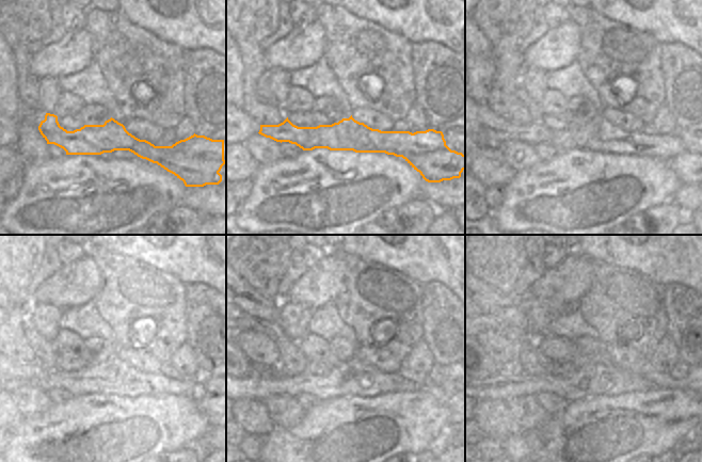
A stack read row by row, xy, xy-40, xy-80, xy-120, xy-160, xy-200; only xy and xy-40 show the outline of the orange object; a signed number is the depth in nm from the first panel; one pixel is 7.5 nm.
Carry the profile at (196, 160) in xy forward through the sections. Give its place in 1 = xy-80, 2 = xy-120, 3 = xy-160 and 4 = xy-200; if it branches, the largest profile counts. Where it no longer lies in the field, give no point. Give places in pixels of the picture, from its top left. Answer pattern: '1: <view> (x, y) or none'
1: xy-80 (595, 134)
2: xy-120 (116, 377)
3: xy-160 (352, 377)
4: xy-200 (591, 380)

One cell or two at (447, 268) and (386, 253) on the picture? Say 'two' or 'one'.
one

